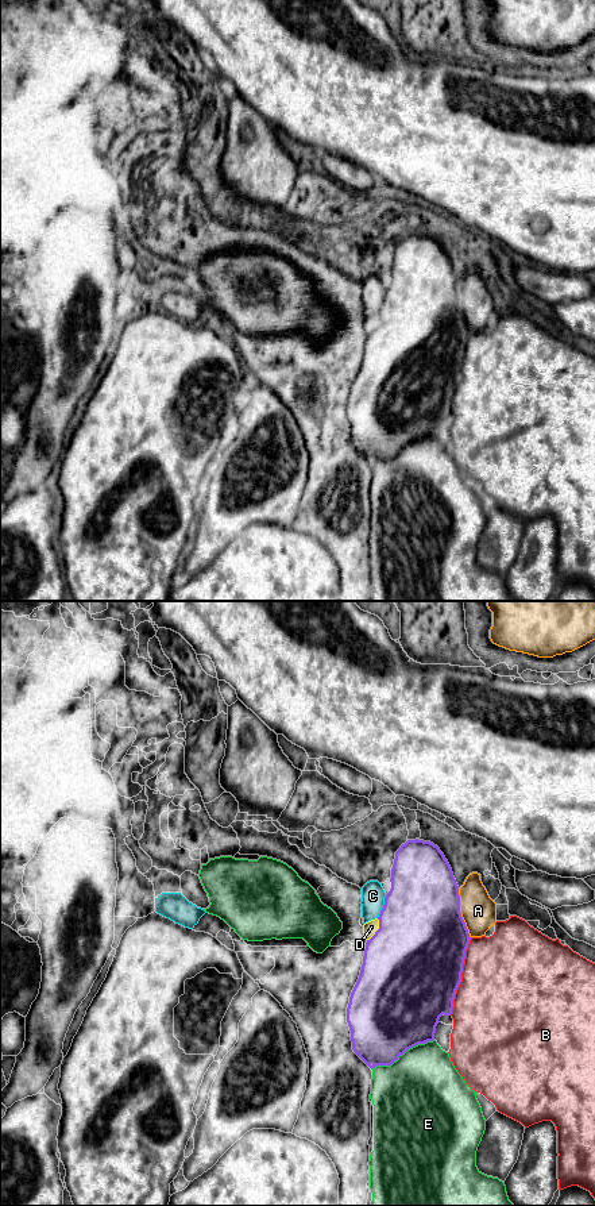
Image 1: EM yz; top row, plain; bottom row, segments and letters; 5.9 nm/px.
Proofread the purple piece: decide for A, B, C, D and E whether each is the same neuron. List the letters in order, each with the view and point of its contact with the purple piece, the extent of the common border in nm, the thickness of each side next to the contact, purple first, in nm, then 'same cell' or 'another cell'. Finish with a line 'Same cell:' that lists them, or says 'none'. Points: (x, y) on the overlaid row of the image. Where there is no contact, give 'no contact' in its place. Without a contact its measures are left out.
A: yz (460, 913) | 300 nm | 500/200 nm | another cell
B: yz (460, 977) | 480 nm | 500/500 nm | another cell
C: yz (383, 906) | 160 nm | 500/140 nm | another cell
D: yz (378, 929) | 150 nm | 500/80 nm | same cell
E: yz (402, 1054) | 420 nm | 480/480 nm | another cell
Same cell: D

